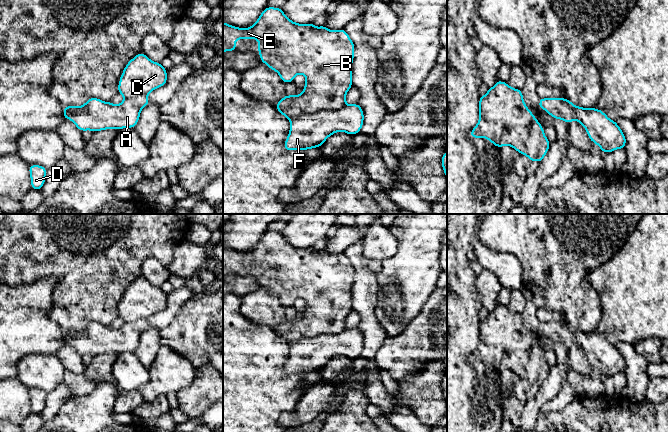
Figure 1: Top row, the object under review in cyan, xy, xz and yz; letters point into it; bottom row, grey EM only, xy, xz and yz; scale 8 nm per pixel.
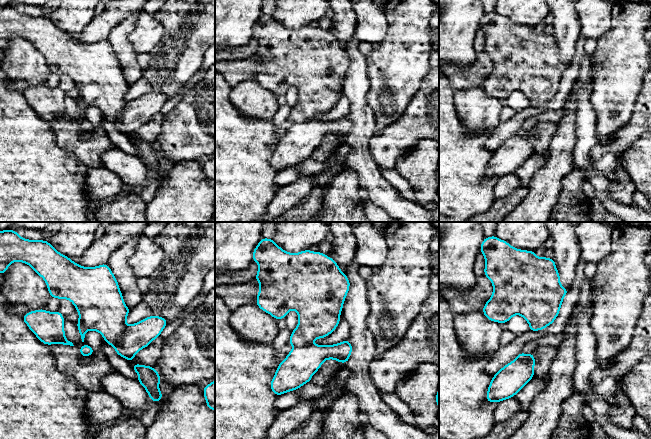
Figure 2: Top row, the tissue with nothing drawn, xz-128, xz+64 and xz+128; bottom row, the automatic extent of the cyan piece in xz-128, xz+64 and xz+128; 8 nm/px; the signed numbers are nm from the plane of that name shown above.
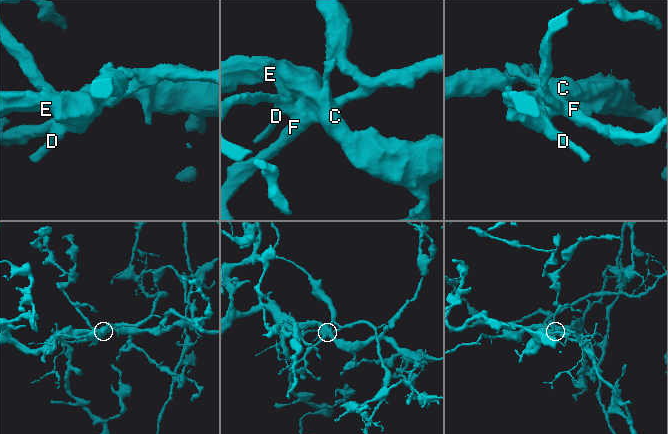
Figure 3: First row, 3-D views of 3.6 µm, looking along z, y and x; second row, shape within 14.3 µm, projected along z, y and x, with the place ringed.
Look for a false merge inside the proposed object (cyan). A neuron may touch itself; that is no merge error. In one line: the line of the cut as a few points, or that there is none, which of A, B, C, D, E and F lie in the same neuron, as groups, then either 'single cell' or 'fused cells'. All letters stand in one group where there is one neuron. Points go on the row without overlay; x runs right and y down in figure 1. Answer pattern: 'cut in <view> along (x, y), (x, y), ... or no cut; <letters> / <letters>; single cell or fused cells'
cut in xz along (345, 328), (338, 333), (300, 338), (290, 344); A F / B C D E; fused cells

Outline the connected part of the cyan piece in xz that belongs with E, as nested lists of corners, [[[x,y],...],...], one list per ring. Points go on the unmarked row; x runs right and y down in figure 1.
[[[267,231],[249,252],[242,253],[223,246],[223,276],[236,275],[235,265],[242,262],[259,265],[258,277],[261,286],[276,295],[285,308],[293,306],[295,300],[299,297],[305,300],[306,306],[301,319],[289,320],[286,318],[276,327],[276,333],[289,344],[300,339],[314,338],[321,334],[339,334],[346,329],[346,318],[353,310],[352,287],[355,269],[344,253],[329,254],[325,249],[315,251],[313,246],[307,248],[295,247],[284,238],[281,232]]]

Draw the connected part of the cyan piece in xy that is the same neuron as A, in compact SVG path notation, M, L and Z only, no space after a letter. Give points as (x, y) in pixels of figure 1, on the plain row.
M148 318L125 322L118 329L92 321L81 331L69 332L69 343L82 356L134 352L141 334L147 329Z

